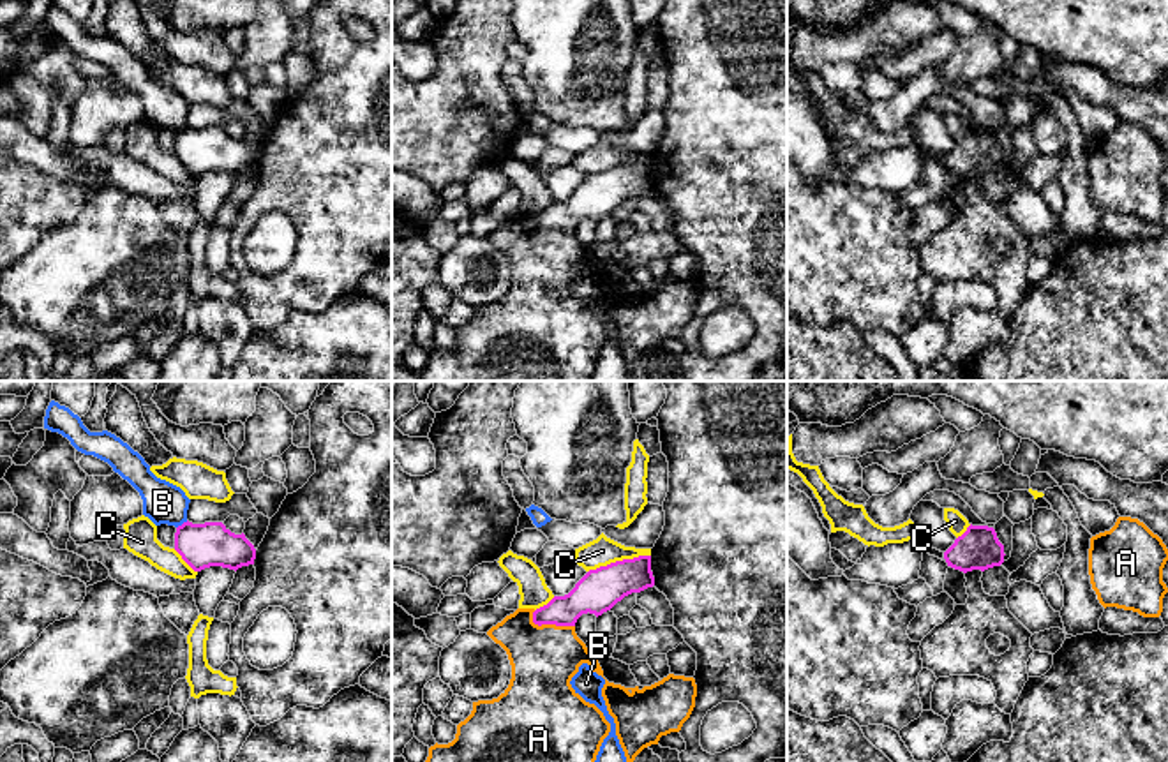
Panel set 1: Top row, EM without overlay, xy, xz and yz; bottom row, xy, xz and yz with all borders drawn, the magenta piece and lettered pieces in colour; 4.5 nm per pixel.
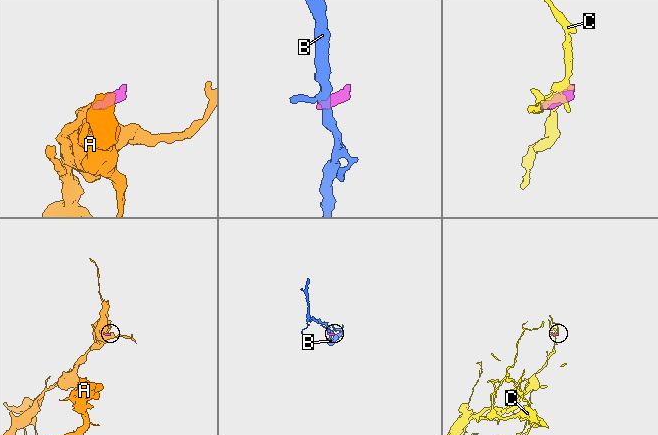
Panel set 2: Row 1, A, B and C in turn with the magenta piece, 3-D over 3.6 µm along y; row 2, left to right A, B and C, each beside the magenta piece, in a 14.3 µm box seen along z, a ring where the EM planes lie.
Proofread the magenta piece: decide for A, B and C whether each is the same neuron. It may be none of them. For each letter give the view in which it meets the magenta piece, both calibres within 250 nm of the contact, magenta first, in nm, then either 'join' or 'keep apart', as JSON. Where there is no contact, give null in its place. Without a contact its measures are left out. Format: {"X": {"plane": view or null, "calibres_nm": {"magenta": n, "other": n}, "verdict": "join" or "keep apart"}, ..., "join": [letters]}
{"A": {"plane": "xz", "calibres_nm": {"magenta": 190, "other": 300}, "verdict": "join"}, "B": {"plane": "xy", "calibres_nm": {"magenta": 200, "other": 190}, "verdict": "keep apart"}, "C": {"plane": "xz", "calibres_nm": {"magenta": 190, "other": 130}, "verdict": "keep apart"}, "join": ["A"]}

